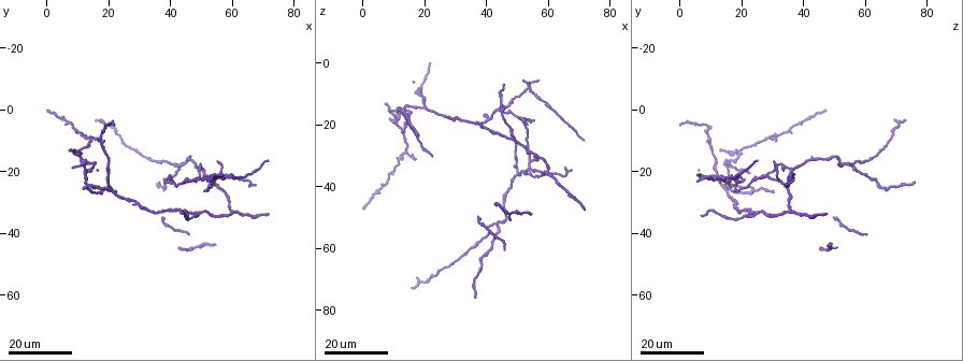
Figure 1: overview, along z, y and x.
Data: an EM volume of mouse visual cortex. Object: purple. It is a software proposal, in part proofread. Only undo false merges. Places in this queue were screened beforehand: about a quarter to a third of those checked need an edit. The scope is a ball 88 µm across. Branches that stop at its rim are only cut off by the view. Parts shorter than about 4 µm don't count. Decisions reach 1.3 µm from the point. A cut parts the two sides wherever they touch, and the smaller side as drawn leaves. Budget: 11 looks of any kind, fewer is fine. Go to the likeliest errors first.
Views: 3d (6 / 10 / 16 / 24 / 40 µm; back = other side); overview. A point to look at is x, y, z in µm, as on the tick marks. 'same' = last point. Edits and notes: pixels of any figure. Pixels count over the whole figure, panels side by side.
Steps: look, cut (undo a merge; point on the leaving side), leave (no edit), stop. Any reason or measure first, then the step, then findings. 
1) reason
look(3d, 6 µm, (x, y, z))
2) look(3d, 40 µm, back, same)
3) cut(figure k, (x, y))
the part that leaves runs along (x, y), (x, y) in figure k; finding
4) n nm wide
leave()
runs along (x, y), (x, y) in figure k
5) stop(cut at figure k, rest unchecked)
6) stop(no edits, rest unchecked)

arms part here
look(3d, 24 µm, (54, 23, 31))

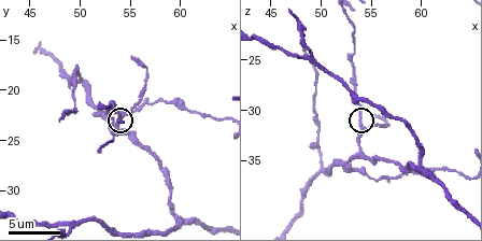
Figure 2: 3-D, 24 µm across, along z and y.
look(3d, 6 µm, (54.2, 22.4, 32.0))

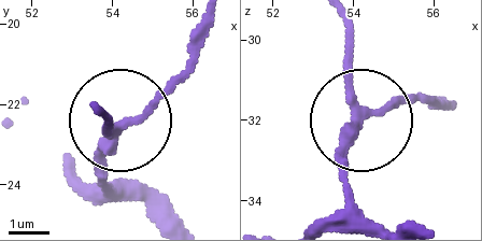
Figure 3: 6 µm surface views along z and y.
side arm 8 µm
leave()
runs along (374, 223), (350, 192), (346, 141), (384, 107), (442, 99) in figure 3; all the same cell

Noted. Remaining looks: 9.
arms part here
look(3d, 10 µm, (50.0, 19.2, 36.0))

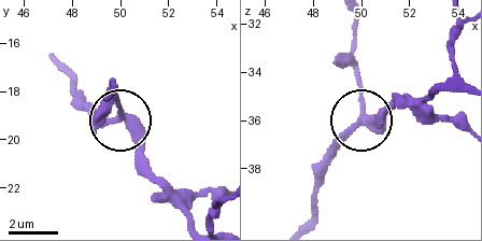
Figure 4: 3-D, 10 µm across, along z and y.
3 arms
leave()
runs along (193, 218), (118, 121), (118, 96) in figure 4; one cell here

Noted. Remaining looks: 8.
sudden change in width
look(3d, 16 µm, (19, 6, 9))

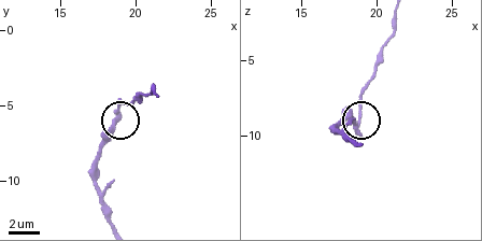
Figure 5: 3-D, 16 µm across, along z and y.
look(3d, 6 µm, (18.6, 6.2, 9.4))

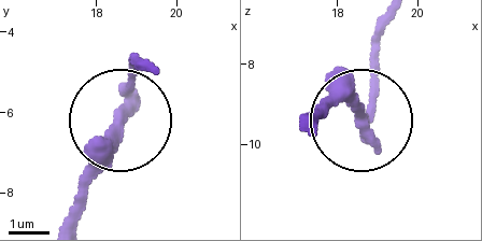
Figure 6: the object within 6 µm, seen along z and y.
310 nm wide
leave()
runs along (75, 221), (133, 59) in figure 6; one cell here

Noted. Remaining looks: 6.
branch point
look(3d, 10 µm, (59.8, 32.8, 35.8))

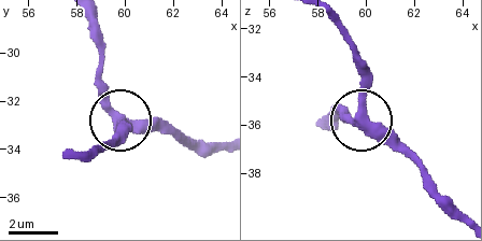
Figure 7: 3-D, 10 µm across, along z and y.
look(3d, 10 µm, back, (59.7, 32.7, 36.0))

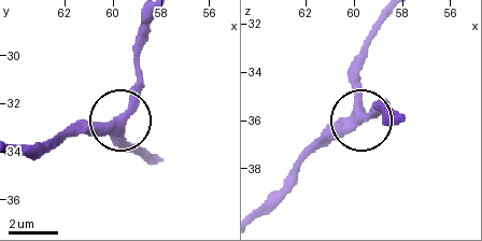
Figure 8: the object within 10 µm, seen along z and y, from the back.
3 arms
leave()
runs along (150, 157), (115, 122), (84, 122), (55, 133) in figure 8; continuous, no second cell

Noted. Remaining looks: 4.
three-way junction
look(3d, 24 µm, (46, 17, 43))

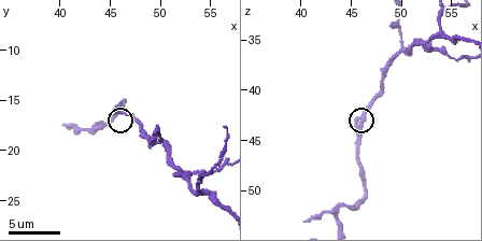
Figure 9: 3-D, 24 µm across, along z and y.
look(3d, 6 µm, (46.6, 16.2, 42.4))

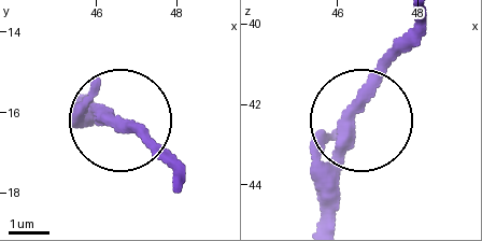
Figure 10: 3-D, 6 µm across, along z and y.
3 arms
leave()
runs along (419, 20), (354, 124), (334, 216) in figure 10; continuous, no second cell

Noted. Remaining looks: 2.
stop(no edits, rest unchecked)

